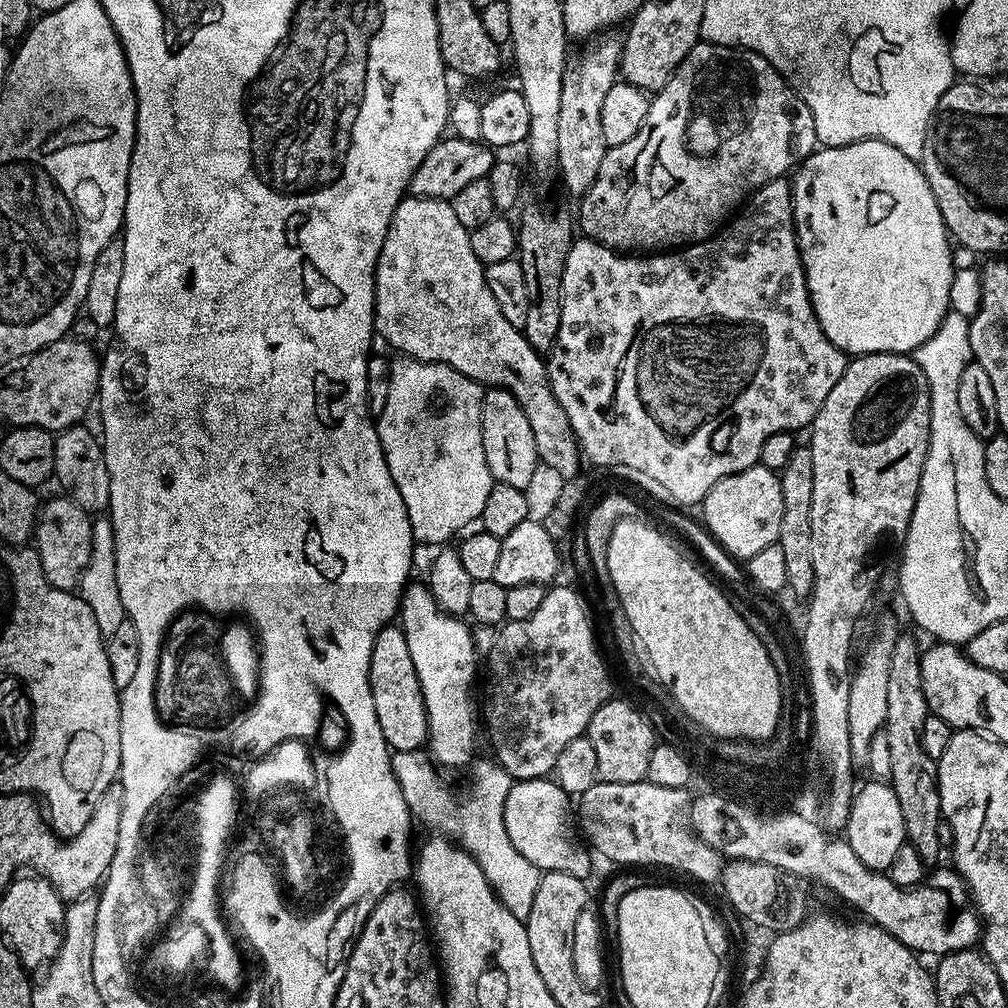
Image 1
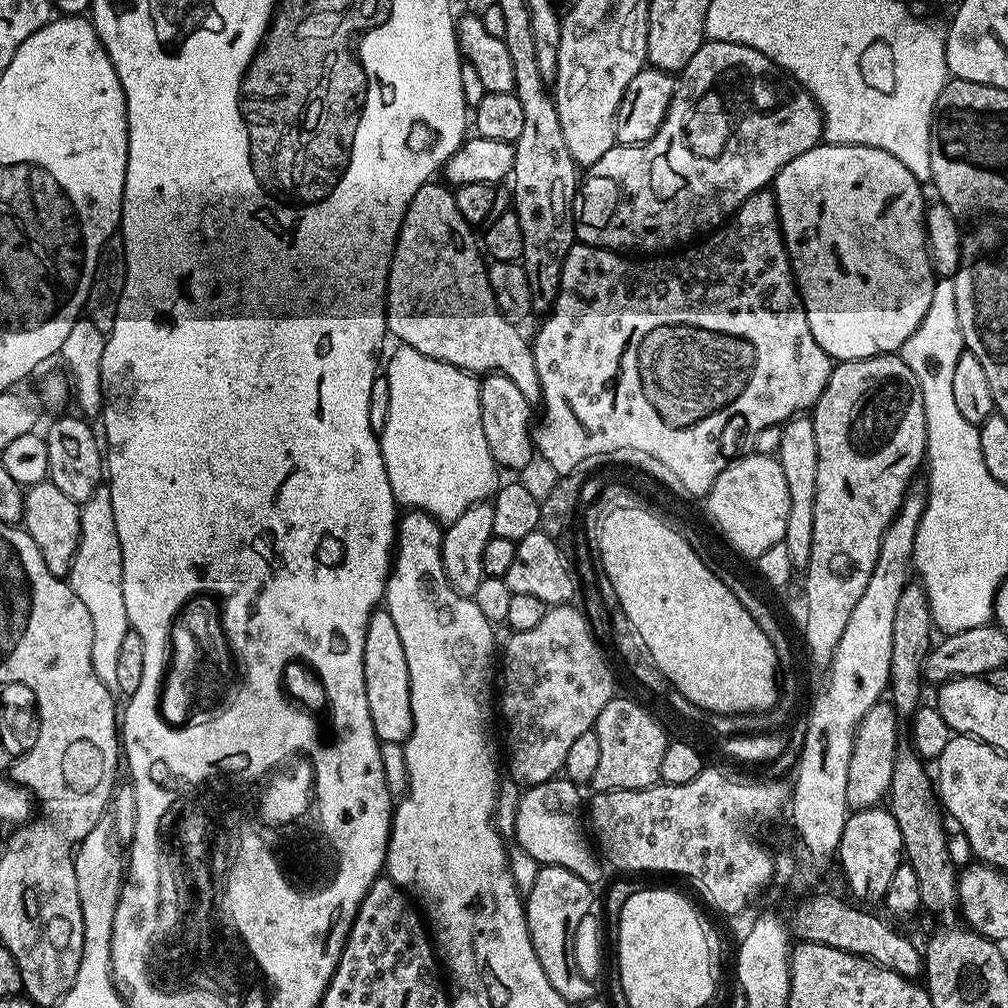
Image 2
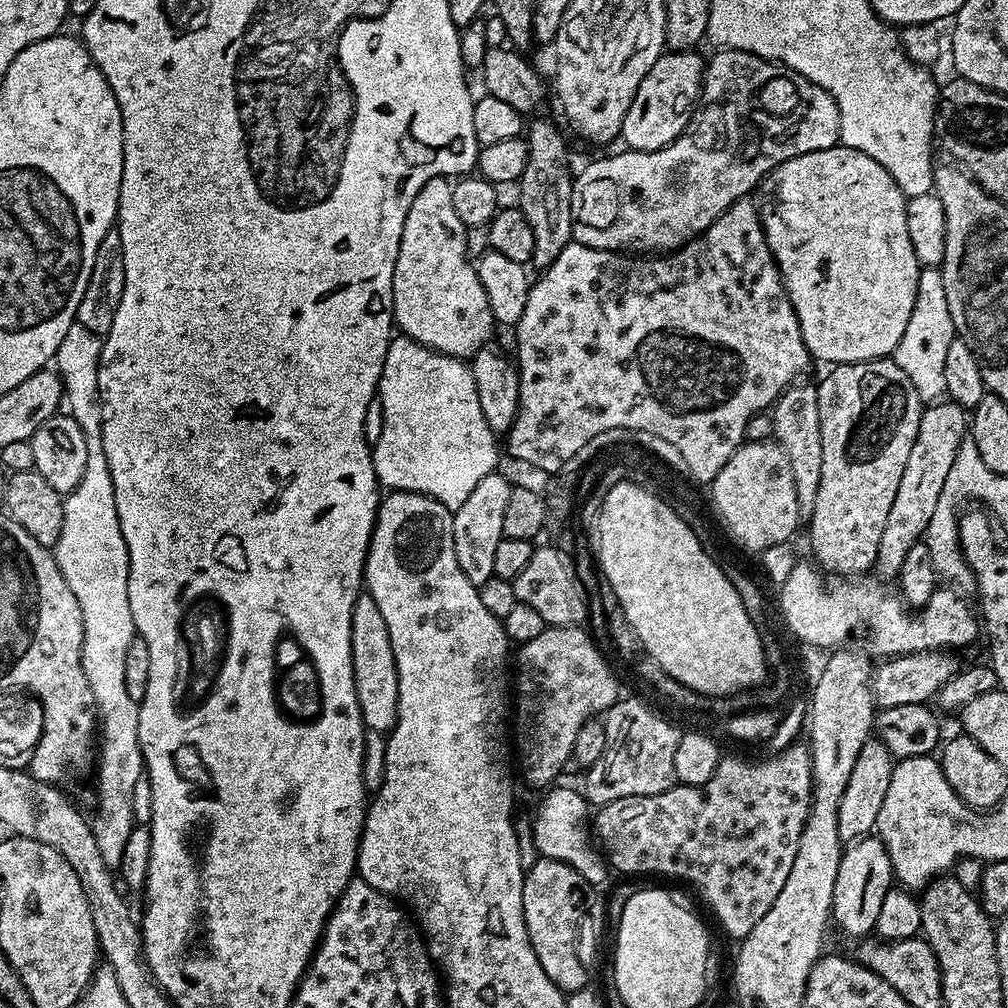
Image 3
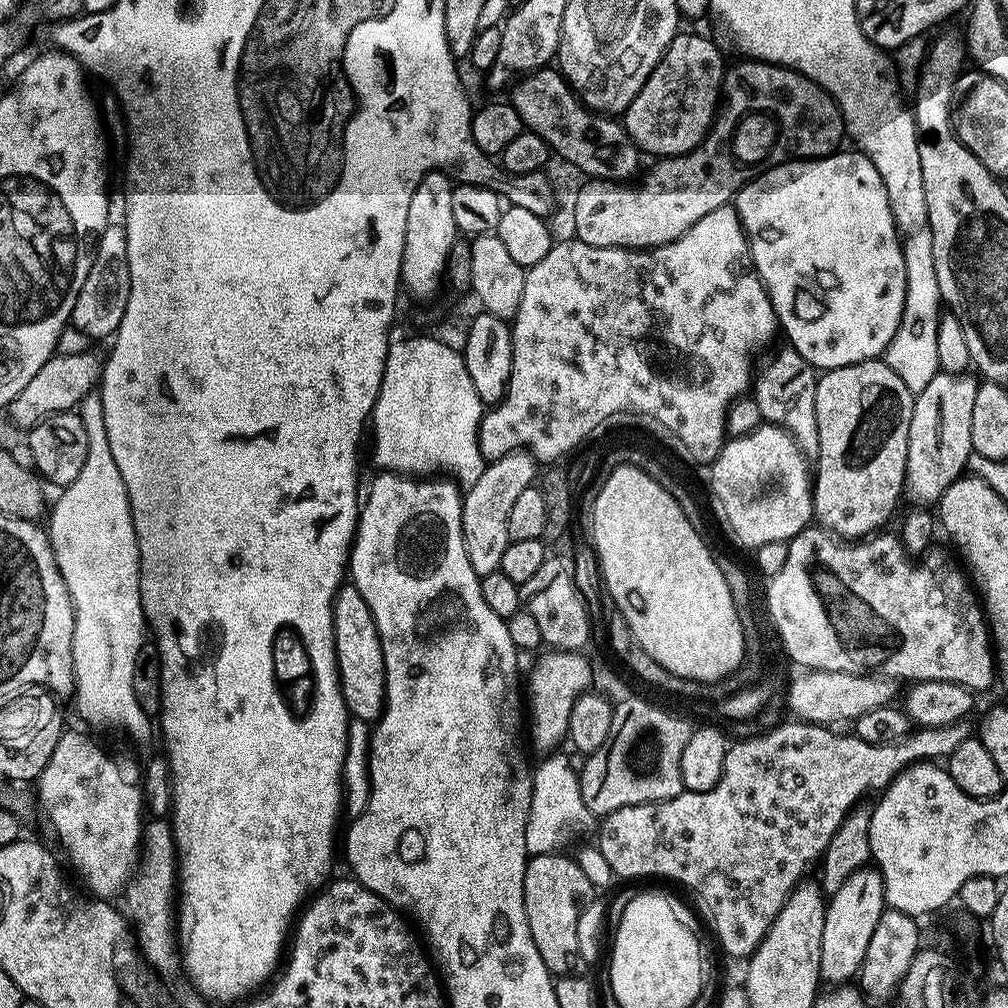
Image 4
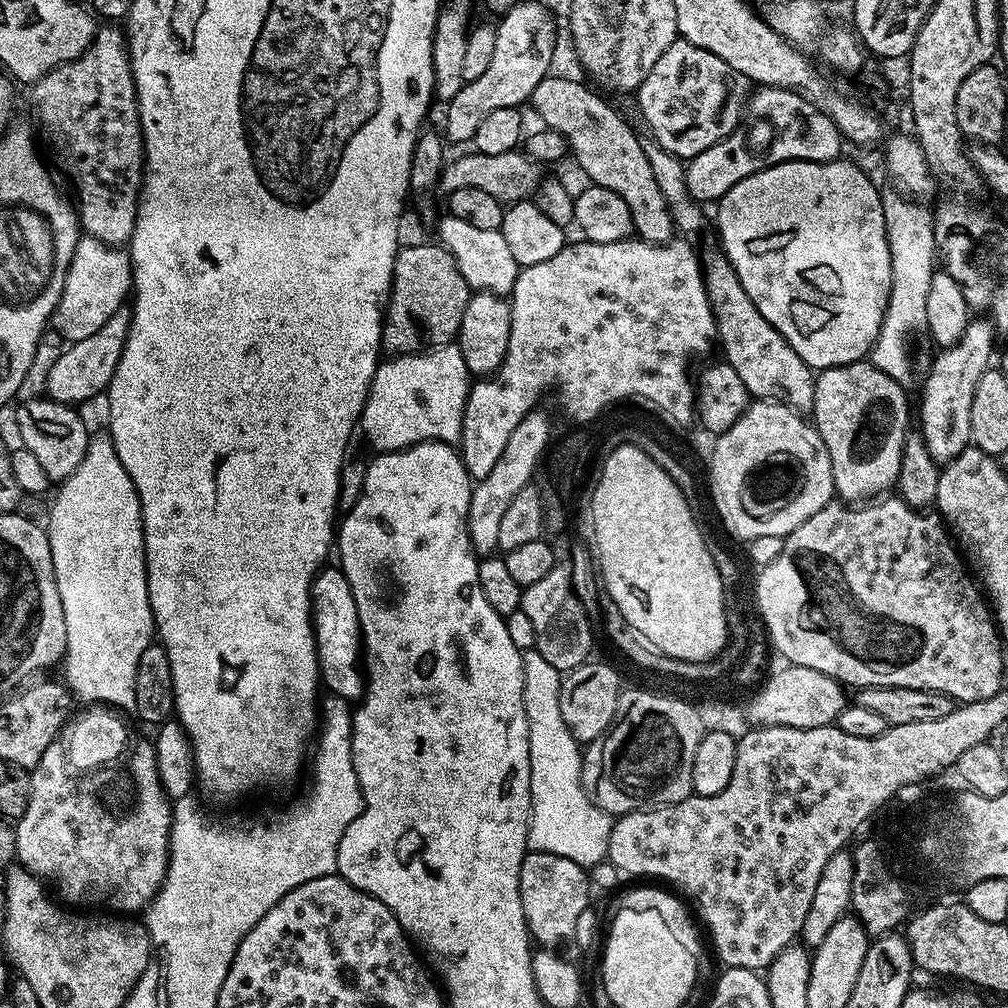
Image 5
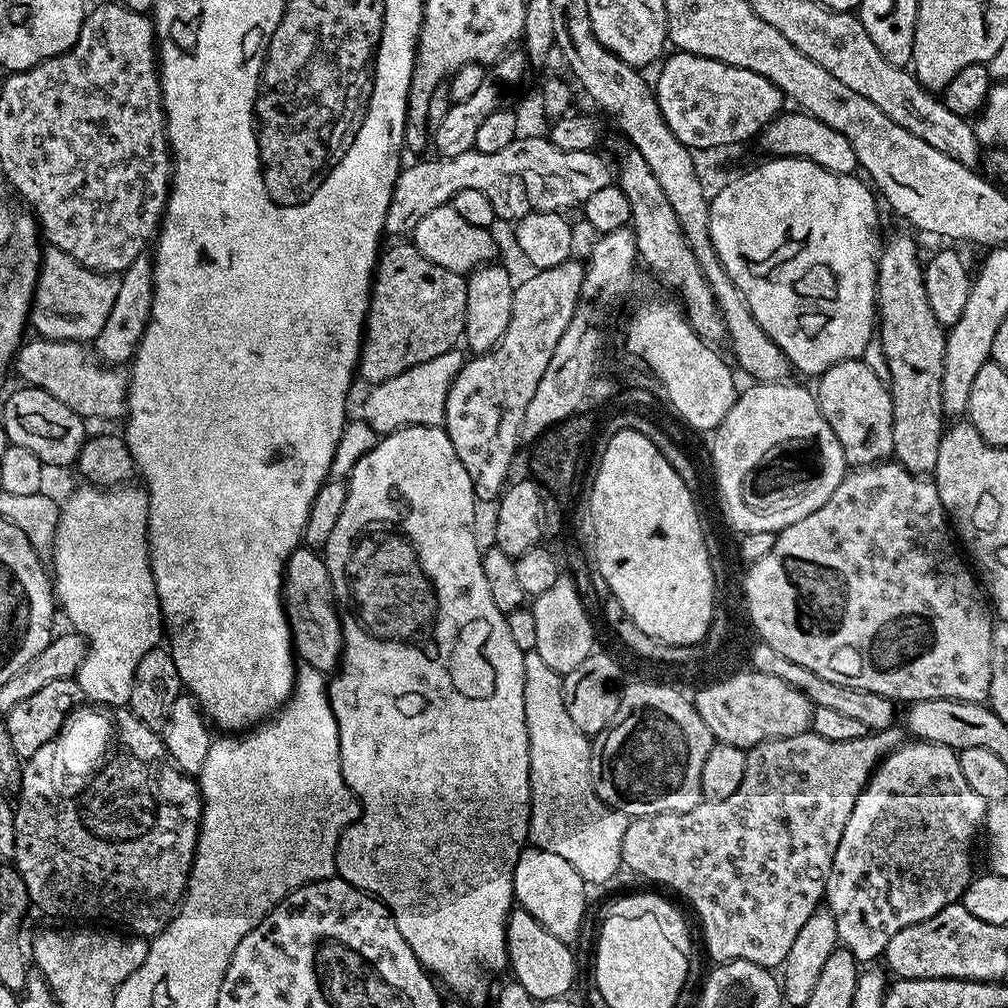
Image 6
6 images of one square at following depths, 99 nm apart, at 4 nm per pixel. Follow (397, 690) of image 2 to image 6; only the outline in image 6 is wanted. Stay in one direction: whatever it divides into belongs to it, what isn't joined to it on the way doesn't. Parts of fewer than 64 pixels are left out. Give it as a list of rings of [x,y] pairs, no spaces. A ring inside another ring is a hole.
[[[307,546],[297,548],[288,559],[284,579],[284,613],[288,616],[288,629],[292,631],[295,655],[303,663],[314,666],[314,670],[335,673],[344,655],[344,631],[323,555],[319,551],[311,552]]]

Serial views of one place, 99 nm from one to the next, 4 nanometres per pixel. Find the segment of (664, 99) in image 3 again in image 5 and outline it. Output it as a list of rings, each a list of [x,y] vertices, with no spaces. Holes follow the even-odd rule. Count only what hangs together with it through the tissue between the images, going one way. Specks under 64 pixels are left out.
[[[677,38],[666,47],[658,62],[634,92],[636,104],[640,107],[640,116],[648,127],[647,135],[656,141],[662,150],[681,158],[691,158],[702,154],[708,147],[726,139],[740,127],[740,119],[746,116],[746,101],[750,95],[749,81],[738,78],[732,67],[718,54],[710,54],[710,50],[702,50],[702,46],[694,46],[694,42],[686,42]]]

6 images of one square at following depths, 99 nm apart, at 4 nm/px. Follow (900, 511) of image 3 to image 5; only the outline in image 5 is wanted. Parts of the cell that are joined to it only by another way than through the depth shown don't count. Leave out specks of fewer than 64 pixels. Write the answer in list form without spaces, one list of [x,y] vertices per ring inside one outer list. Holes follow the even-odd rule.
[[[987,318],[969,319],[962,338],[958,338],[958,342],[954,342],[952,348],[939,349],[935,353],[937,356],[933,358],[932,365],[928,368],[928,377],[924,380],[924,393],[920,396],[920,428],[918,428],[918,432],[924,438],[924,445],[930,458],[934,458],[937,465],[948,464],[954,458],[958,458],[958,454],[962,454],[965,448],[972,444],[970,406],[974,406],[974,386],[978,386],[978,378],[982,378],[984,371],[993,363],[992,343],[995,340],[998,340],[998,333],[992,327],[991,320]]]

